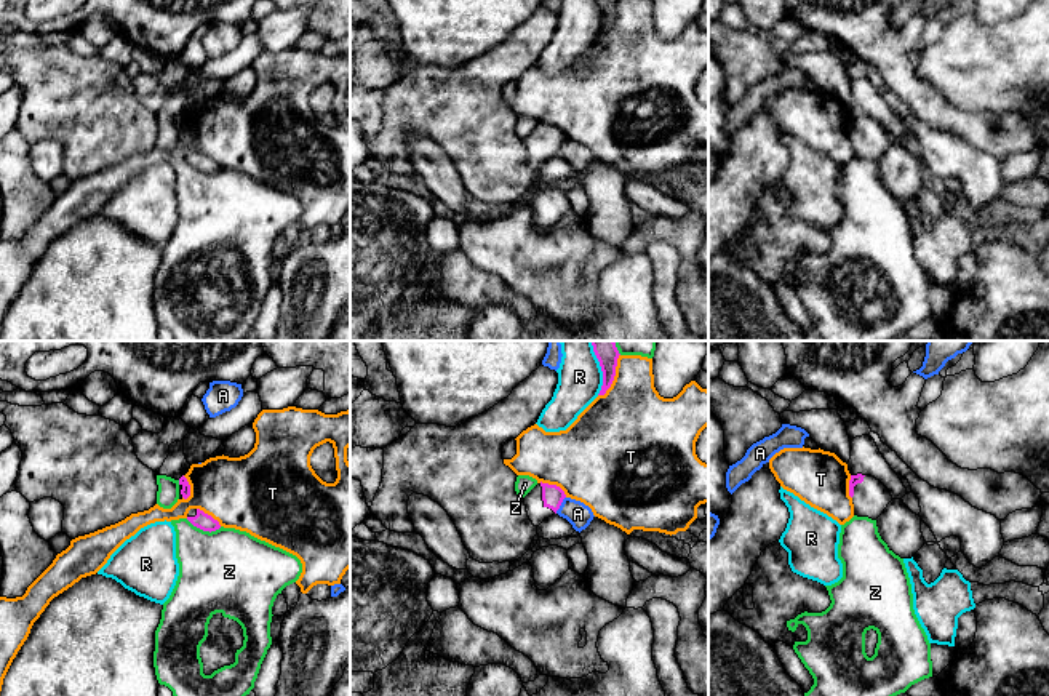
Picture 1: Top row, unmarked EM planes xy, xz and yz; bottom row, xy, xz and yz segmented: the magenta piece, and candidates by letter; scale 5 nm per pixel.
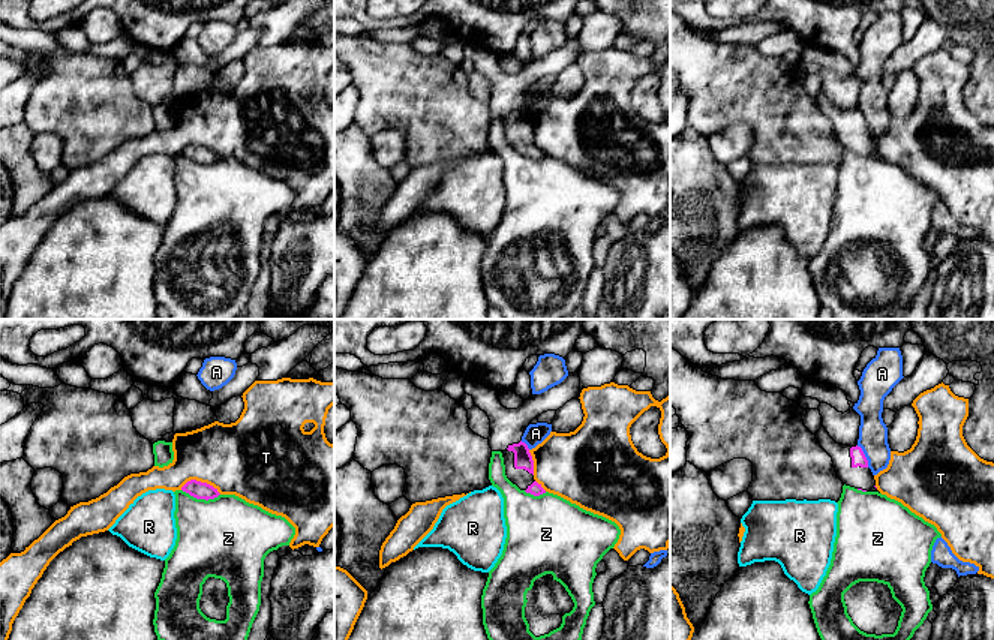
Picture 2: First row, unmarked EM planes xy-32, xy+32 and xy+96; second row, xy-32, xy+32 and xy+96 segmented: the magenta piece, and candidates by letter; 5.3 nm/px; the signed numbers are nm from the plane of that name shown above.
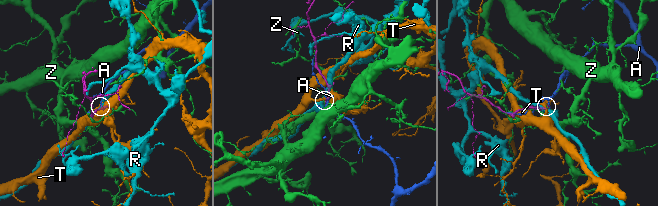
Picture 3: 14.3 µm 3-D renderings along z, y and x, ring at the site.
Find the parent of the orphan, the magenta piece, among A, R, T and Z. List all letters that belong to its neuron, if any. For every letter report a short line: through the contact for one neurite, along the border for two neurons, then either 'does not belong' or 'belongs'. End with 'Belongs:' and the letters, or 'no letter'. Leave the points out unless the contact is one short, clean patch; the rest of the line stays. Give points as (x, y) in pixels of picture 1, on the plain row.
A: does not belong
R: does not belong
T: does not belong
Z: does not belong
Belongs: no letter

